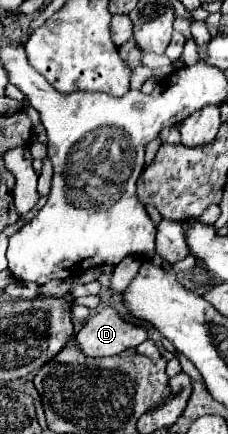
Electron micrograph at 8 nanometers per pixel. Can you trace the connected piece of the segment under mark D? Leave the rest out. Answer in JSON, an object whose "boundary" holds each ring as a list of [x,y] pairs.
{"boundary":[[[102,307],[76,333],[78,347],[84,351],[84,355],[92,357],[118,355],[146,339],[148,329],[136,323],[128,323],[114,307]]]}

